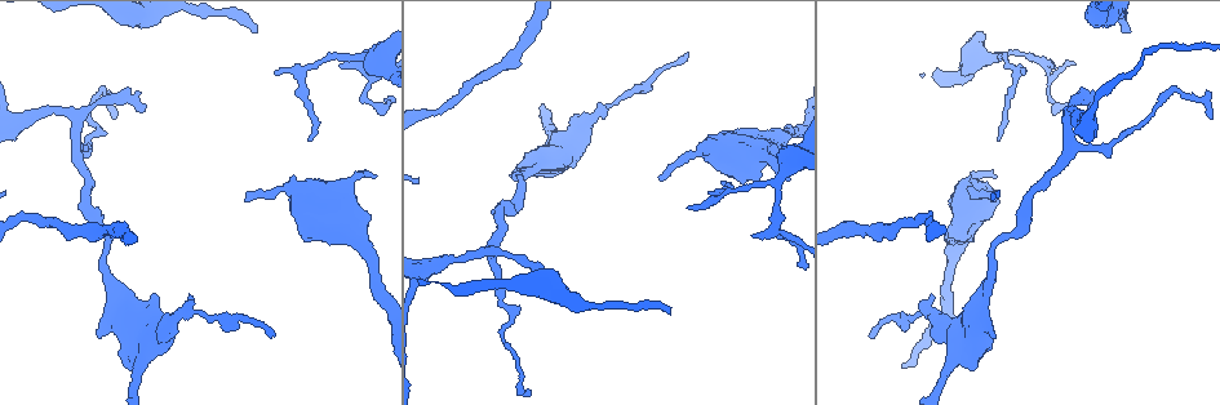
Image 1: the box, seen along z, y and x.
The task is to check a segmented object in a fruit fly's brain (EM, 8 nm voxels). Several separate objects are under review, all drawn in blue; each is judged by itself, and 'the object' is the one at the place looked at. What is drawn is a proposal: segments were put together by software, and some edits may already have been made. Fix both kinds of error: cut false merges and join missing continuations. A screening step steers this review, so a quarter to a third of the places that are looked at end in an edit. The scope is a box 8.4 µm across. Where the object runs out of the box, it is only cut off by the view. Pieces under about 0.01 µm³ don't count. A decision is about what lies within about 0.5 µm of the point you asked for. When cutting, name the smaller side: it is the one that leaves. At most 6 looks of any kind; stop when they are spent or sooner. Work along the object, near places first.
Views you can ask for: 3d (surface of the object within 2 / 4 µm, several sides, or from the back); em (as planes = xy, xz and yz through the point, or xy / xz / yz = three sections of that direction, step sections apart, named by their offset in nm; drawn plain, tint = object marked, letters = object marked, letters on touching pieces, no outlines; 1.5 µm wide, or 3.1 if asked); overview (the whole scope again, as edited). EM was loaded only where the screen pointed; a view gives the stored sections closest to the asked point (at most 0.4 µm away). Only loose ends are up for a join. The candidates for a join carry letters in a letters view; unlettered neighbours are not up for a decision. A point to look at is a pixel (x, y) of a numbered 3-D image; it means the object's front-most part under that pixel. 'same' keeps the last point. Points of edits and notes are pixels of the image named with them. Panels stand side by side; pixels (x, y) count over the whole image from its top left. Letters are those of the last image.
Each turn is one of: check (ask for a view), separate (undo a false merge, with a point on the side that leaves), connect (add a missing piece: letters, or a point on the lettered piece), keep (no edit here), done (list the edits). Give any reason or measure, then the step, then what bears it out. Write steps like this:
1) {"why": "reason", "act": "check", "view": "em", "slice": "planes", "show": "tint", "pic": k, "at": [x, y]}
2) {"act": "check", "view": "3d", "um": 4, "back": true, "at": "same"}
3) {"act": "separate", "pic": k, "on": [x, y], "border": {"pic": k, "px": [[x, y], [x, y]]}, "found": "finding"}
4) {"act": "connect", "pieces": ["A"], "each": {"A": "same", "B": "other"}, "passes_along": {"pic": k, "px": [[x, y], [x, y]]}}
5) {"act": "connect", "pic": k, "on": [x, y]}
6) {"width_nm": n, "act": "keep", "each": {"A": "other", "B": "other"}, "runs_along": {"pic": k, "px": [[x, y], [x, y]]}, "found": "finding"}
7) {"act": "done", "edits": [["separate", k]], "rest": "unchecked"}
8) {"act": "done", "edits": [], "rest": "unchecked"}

{"why": "an open end", "act": "check", "view": "em", "slice": "planes", "show": "letters", "pic": 1, "at": [994, 200]}

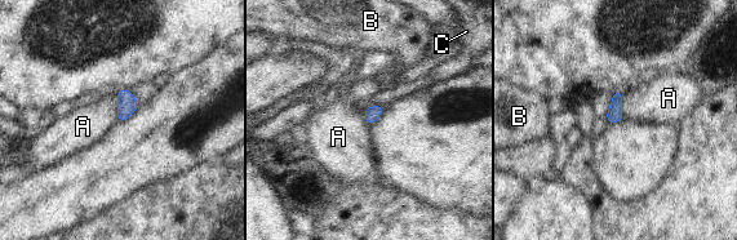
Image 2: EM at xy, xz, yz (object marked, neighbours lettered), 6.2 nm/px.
{"act": "keep", "each": {"A": "other", "B": "other", "C": "other"}, "border": {"pic": 2, "px": [[116, 97], [118, 121]]}, "found": "none of them fits"}

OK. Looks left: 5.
{"why": "branch stops here", "act": "check", "view": "3d", "um": 2, "pic": 1, "at": [723, 183]}

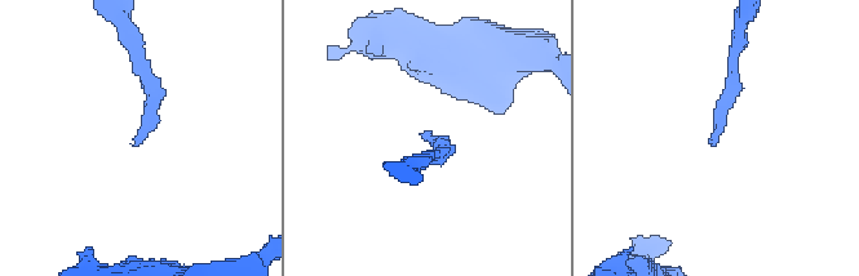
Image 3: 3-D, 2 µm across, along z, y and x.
{"act": "check", "view": "em", "slice": "planes", "show": "letters", "pic": 3, "at": [137, 141]}

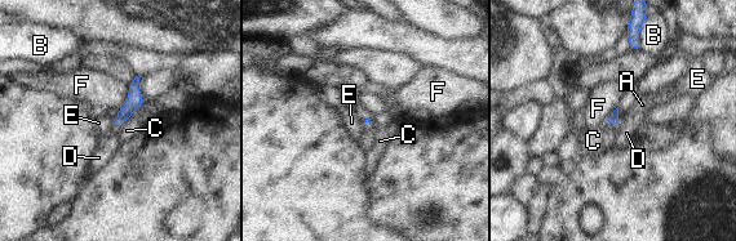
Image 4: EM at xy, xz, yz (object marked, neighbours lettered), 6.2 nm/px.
{"act": "keep", "each": {"A": "other", "B": "other", "C": "other", "D": "other", "E": "other", "F": "other"}, "border": {"pic": 4, "px": [[360, 120], [367, 126]]}, "found": "none of them fits"}

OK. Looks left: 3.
{"why": "branch stops here", "act": "check", "view": "em", "slice": "planes", "show": "letters", "pic": 1, "at": [1131, 31]}

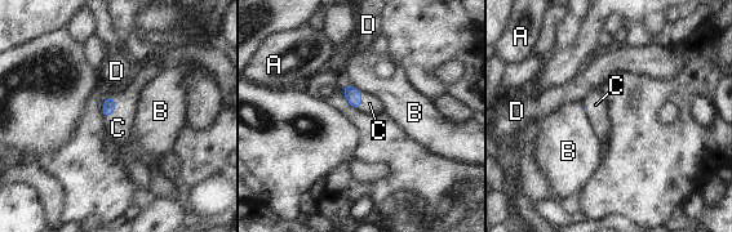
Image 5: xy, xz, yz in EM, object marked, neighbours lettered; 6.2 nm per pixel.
{"longest_contact_nm": ["C", 150], "act": "connect", "pieces": ["C"], "each": {"A": "other", "B": "other", "C": "same", "D": "other"}, "passes_along": {"pic": 5, "px": [[109, 105], [114, 110], [118, 128]]}, "found": "it goes on there"}

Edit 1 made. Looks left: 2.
{"act": "done", "edits": [["connect", 5]], "rest": "unchecked"}

